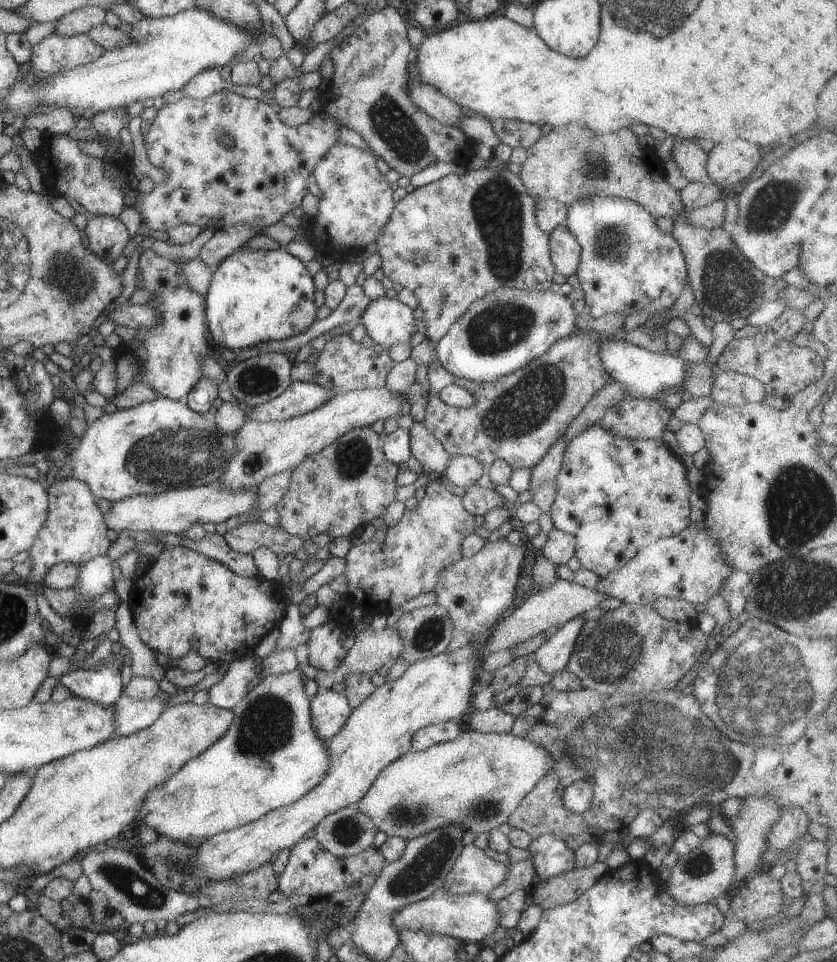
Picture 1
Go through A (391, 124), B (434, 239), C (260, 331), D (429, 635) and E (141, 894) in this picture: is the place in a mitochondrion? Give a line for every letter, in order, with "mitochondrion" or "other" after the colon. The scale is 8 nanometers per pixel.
A: mitochondrion
B: other
C: other
D: mitochondrion
E: mitochondrion

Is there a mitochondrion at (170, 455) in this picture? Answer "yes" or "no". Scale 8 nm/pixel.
yes

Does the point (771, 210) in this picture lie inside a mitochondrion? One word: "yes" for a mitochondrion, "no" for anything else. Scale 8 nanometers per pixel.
yes

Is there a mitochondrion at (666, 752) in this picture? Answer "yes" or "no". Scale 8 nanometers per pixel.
yes

